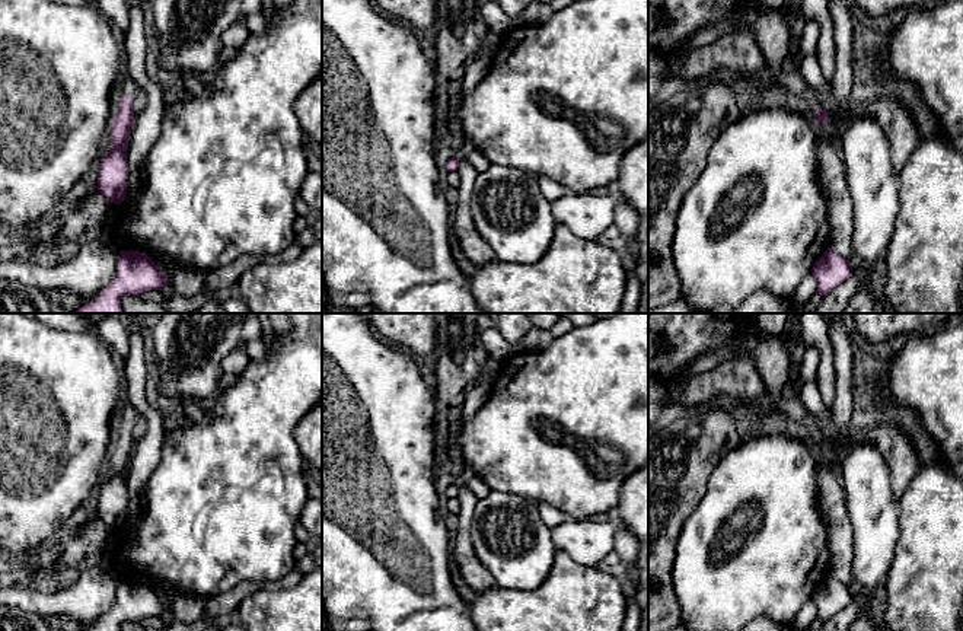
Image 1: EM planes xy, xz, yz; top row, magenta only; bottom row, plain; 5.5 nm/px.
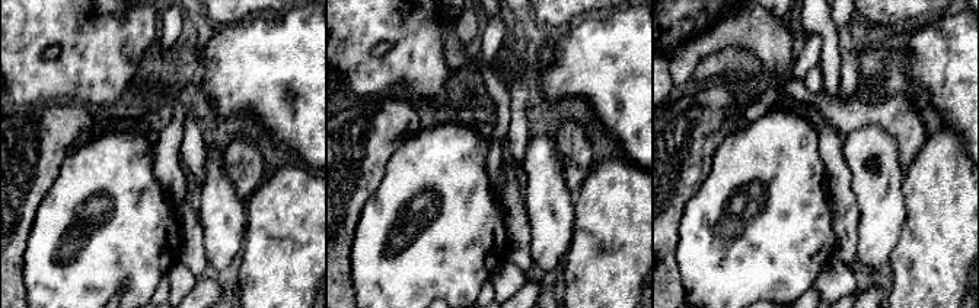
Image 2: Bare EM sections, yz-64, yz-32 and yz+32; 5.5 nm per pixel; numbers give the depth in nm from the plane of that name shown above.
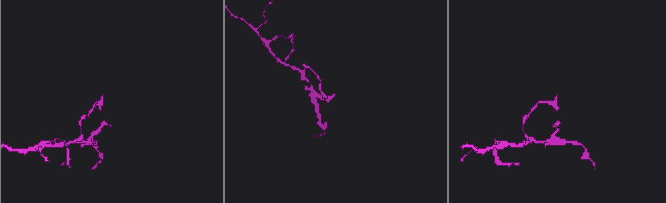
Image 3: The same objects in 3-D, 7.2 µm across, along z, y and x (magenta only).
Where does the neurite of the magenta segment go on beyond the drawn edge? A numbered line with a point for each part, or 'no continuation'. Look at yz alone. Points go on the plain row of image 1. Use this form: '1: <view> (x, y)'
no continuation

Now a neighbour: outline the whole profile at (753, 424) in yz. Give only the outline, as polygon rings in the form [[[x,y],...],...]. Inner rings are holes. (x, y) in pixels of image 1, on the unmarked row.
[[[772,402],[769,405],[766,405],[765,408],[762,408],[755,415],[746,417],[740,423],[742,436],[736,442],[743,440],[746,437],[750,437],[750,436],[758,434],[759,431],[765,430],[775,420],[775,417],[777,415],[772,408]]]

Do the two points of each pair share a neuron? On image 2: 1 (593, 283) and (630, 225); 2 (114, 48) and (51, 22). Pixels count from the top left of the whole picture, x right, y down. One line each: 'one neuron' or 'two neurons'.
1: one neuron
2: one neuron

